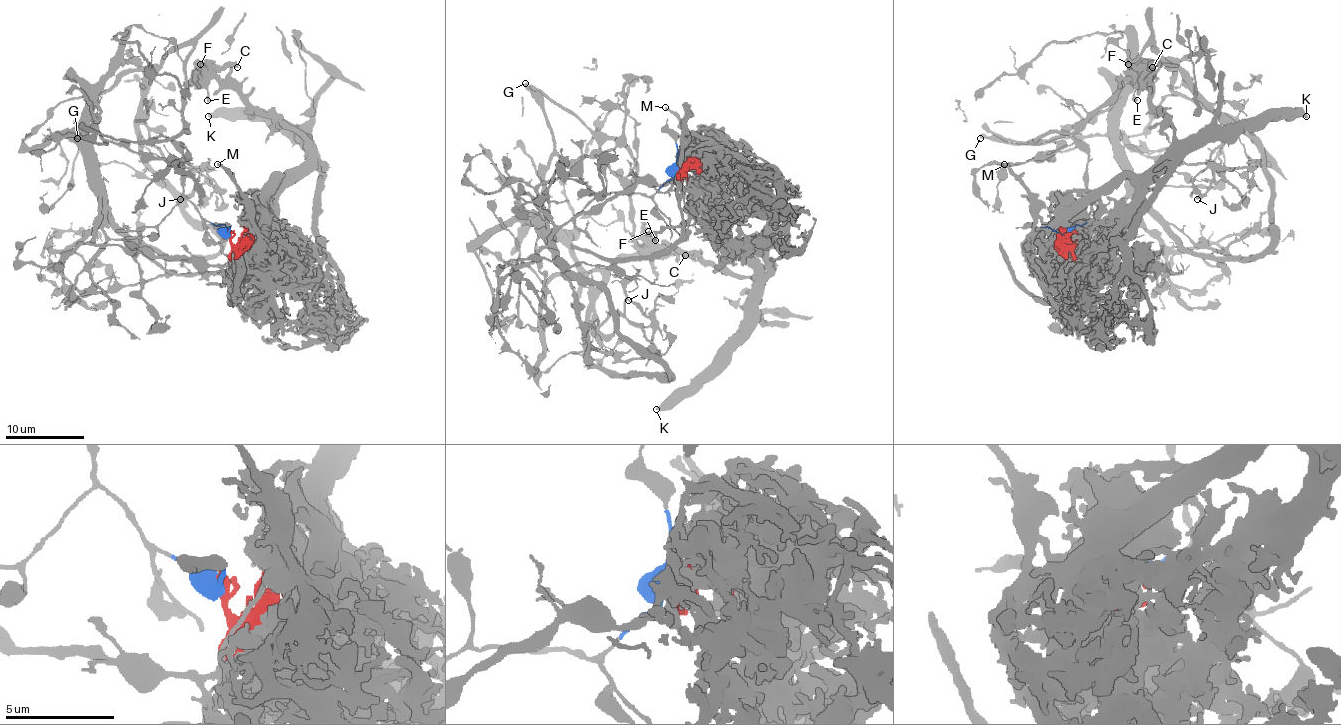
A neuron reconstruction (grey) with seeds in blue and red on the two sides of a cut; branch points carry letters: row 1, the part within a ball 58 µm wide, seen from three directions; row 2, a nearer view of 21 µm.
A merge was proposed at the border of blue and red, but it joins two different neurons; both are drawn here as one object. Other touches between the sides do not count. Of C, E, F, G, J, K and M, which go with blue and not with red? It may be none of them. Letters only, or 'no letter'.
G, J

